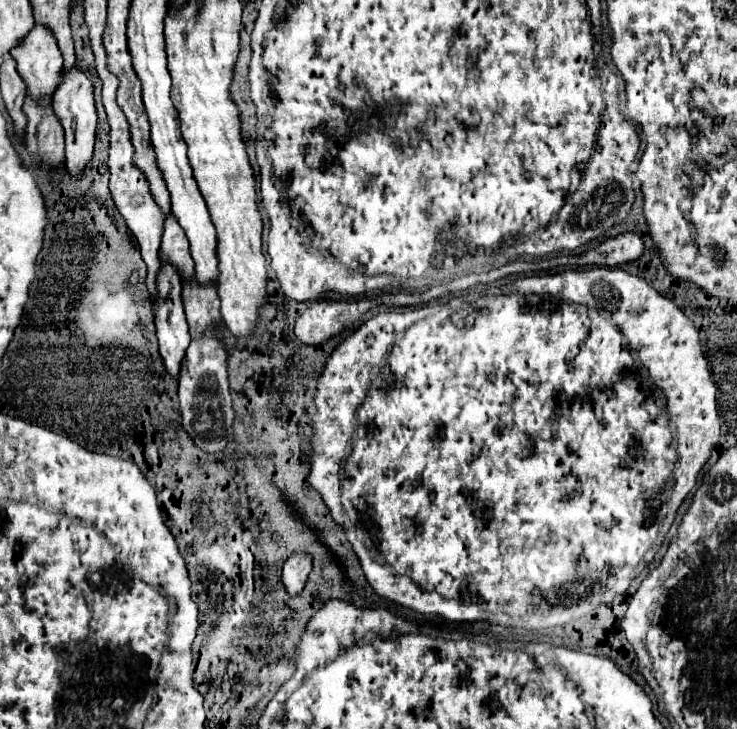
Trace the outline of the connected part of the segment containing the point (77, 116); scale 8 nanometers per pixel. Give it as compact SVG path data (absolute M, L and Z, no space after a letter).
M76 67L70 73L62 73L64 83L60 85L60 91L52 97L52 109L58 115L62 127L64 127L64 137L66 137L66 169L72 177L80 177L82 171L90 165L92 151L94 151L94 131L96 131L96 107L94 107L94 87L90 79L80 73Z

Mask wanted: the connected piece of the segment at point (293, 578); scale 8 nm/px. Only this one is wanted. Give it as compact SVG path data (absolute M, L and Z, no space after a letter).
M294 553L284 561L282 585L288 595L298 595L304 589L310 569L312 569L312 559L306 553Z

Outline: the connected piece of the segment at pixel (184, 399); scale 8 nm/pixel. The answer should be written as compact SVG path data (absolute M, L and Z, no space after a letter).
M200 339L200 343L192 341L184 355L184 363L178 379L182 427L188 433L188 437L194 441L194 445L210 455L222 453L234 435L232 425L236 411L232 407L232 397L228 391L226 357L228 355L224 355L224 349L220 347L220 343L216 343L216 339Z

